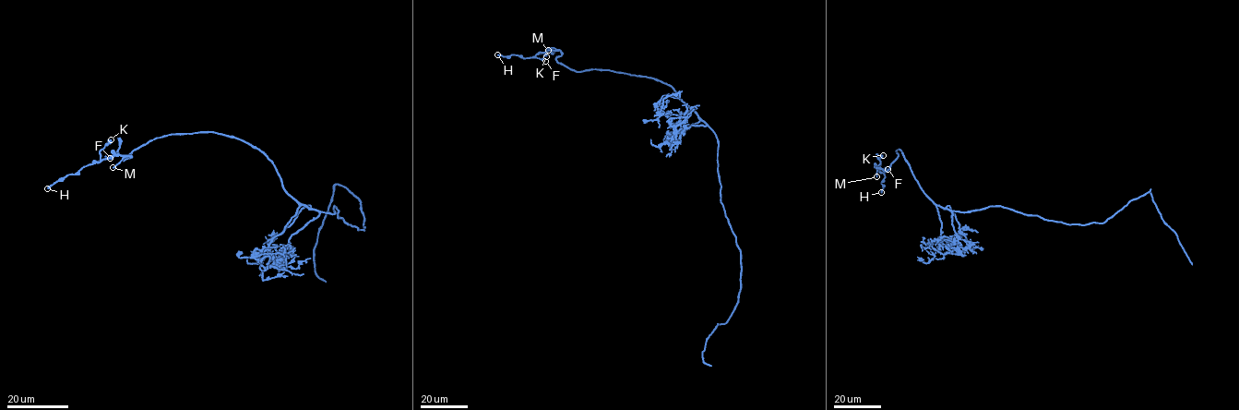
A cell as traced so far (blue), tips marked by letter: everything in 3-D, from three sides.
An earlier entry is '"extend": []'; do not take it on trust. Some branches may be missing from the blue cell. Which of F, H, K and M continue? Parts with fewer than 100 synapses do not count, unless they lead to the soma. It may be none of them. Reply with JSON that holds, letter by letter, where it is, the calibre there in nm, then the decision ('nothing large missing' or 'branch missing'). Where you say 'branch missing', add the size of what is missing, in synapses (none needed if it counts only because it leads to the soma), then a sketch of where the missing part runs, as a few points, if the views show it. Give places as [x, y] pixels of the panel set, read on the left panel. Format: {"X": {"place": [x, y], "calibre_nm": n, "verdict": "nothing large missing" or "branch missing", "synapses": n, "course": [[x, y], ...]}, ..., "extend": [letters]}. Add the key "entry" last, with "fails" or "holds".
{"F": {"place": [110, 158], "calibre_nm": 170, "verdict": "nothing large missing"}, "H": {"place": [47, 188], "calibre_nm": 360, "verdict": "nothing large missing"}, "K": {"place": [111, 139], "calibre_nm": 550, "verdict": "nothing large missing"}, "M": {"place": [113, 167], "calibre_nm": 200, "verdict": "nothing large missing"}, "extend": [], "entry": "holds"}

